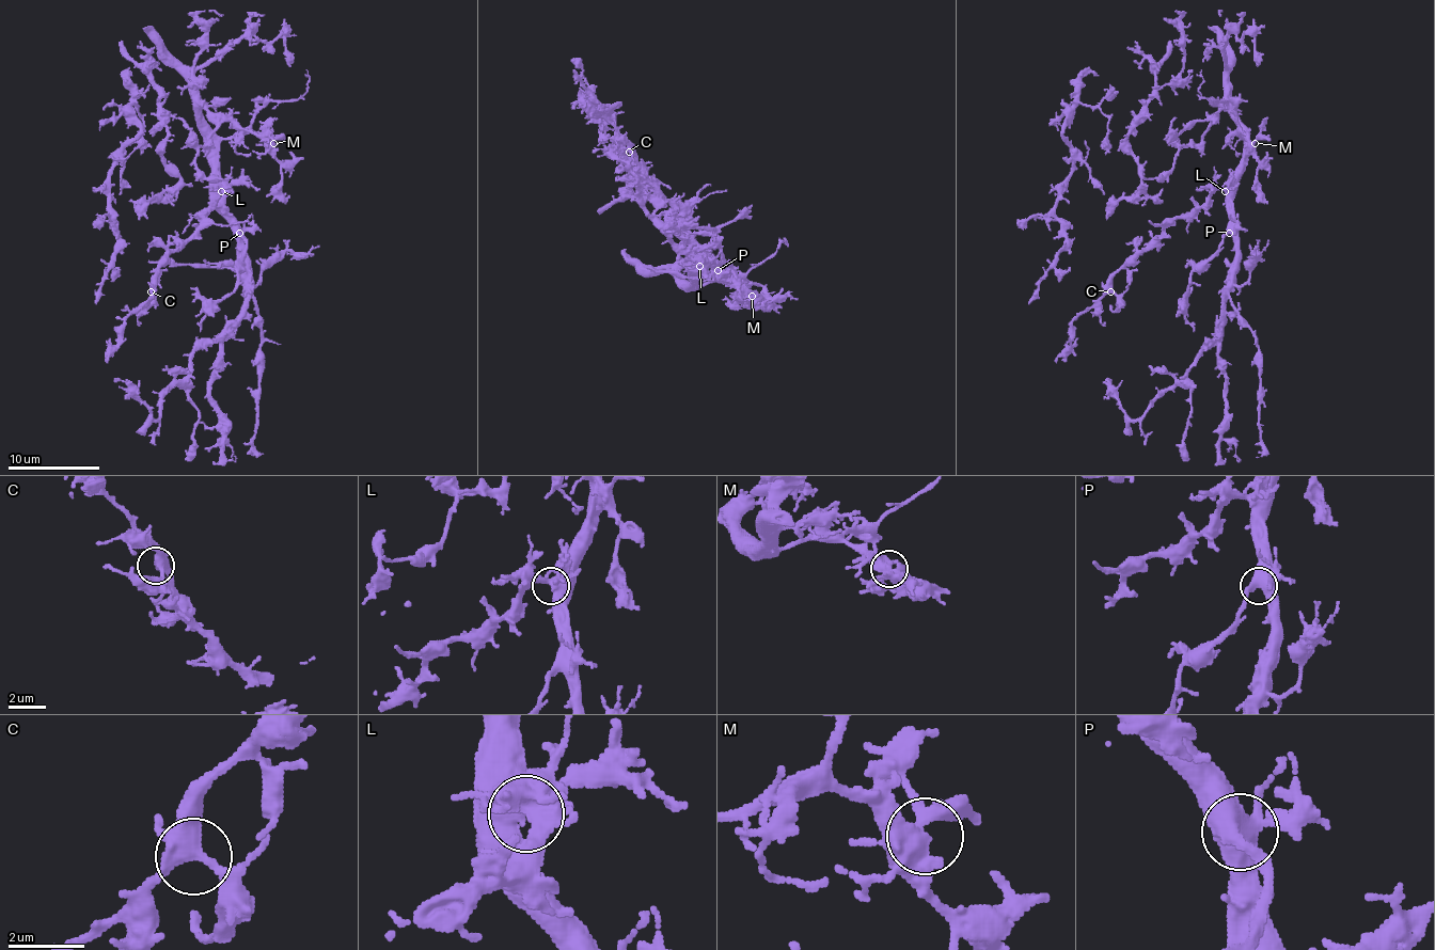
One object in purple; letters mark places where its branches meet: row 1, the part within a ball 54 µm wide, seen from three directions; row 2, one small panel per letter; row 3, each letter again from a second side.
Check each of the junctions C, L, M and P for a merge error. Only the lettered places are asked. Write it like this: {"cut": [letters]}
{"cut": []}

